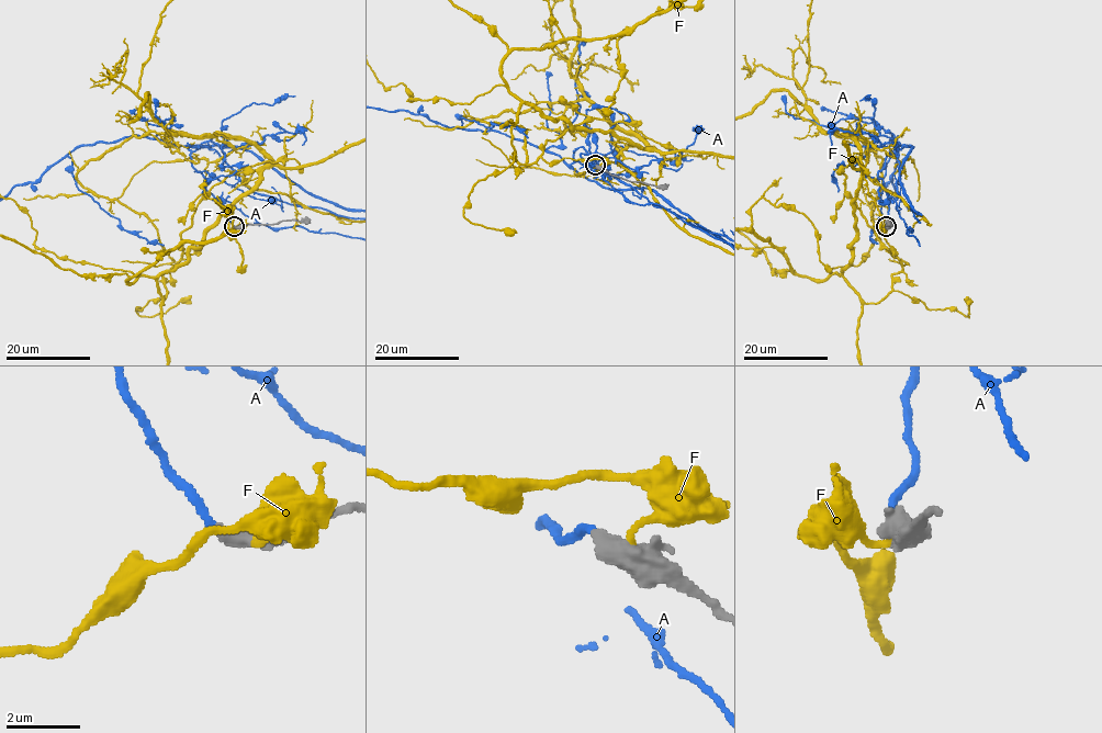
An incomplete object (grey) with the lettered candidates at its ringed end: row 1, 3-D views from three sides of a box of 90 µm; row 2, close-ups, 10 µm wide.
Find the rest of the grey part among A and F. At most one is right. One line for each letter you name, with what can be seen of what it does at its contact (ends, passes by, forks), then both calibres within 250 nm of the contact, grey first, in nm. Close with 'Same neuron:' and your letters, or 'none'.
A: It ends there. Thickness 460 nm (grey) against 220 nm
Same neuron: A

